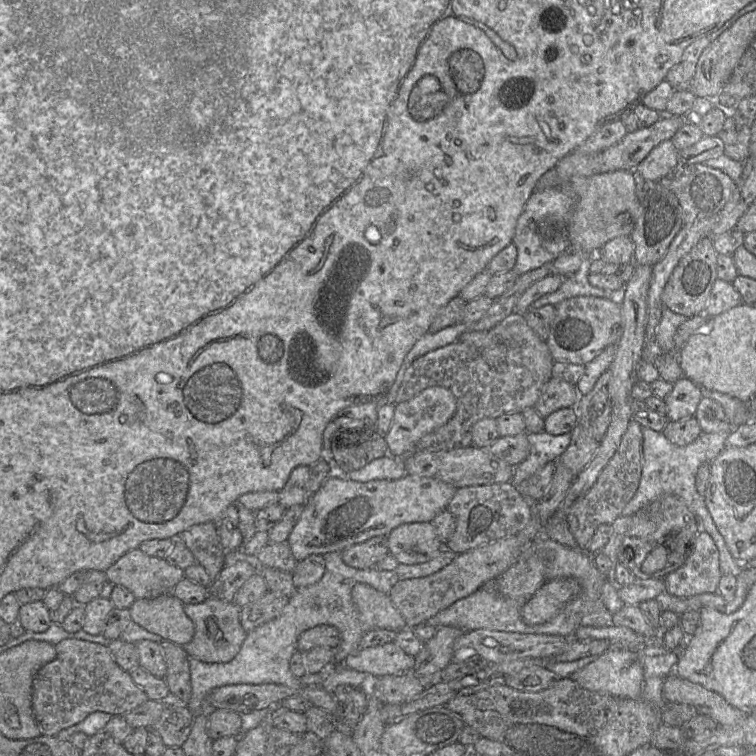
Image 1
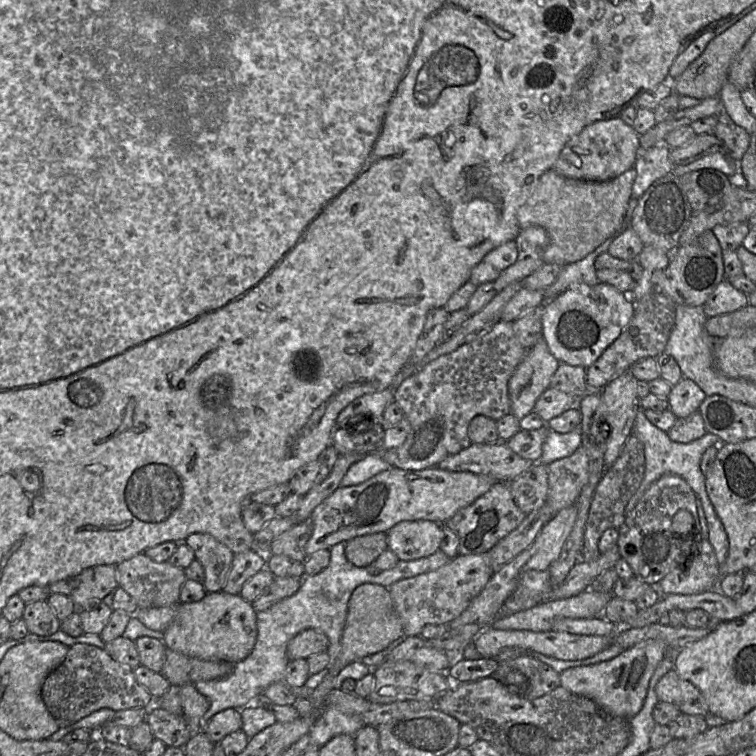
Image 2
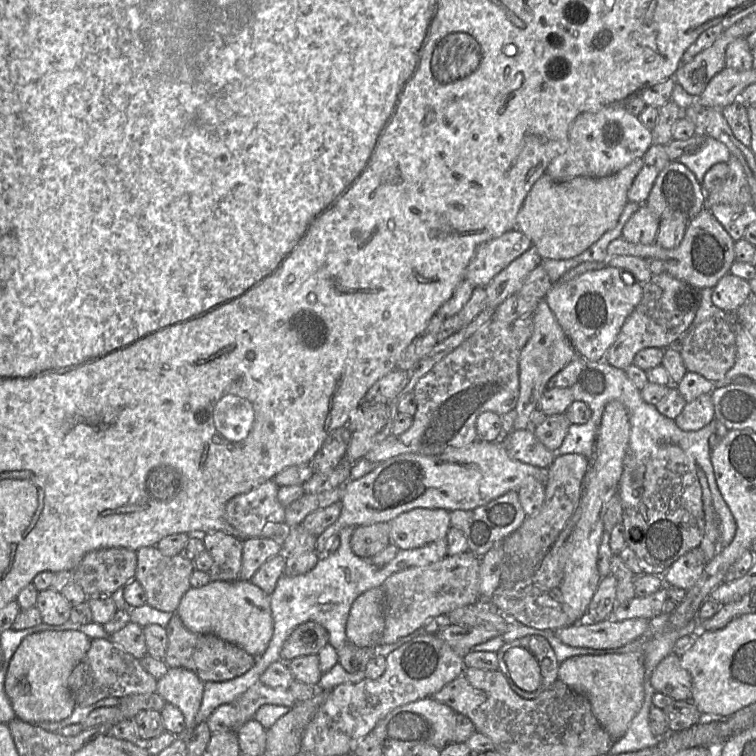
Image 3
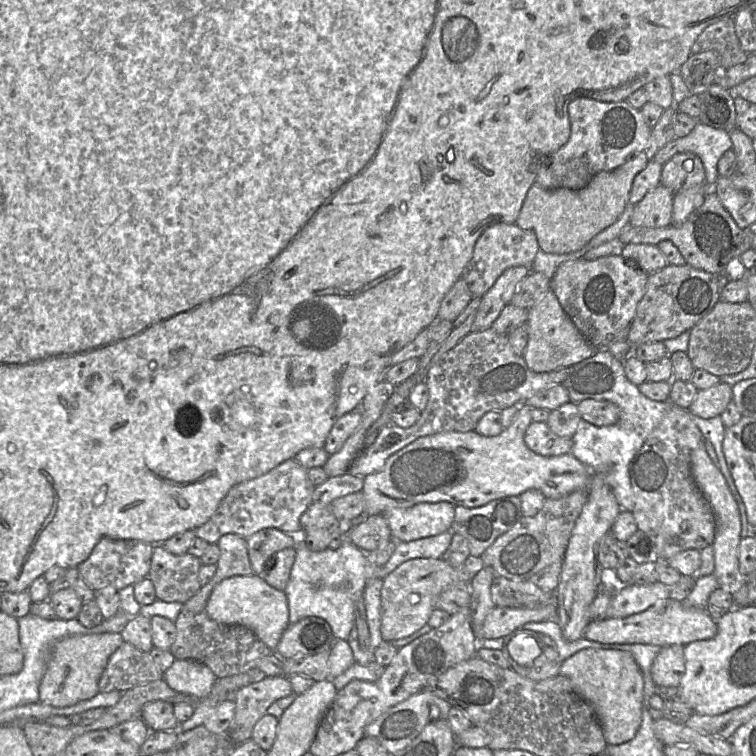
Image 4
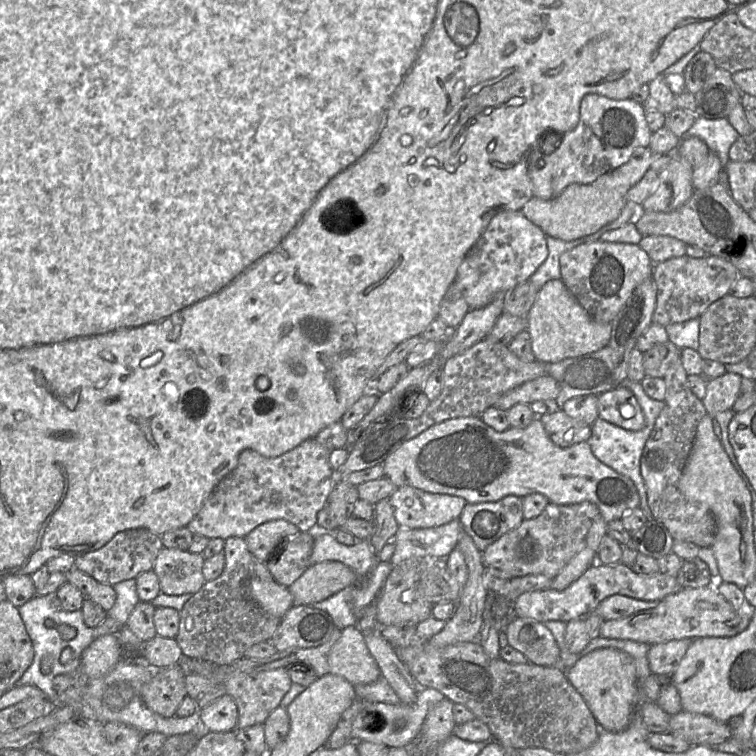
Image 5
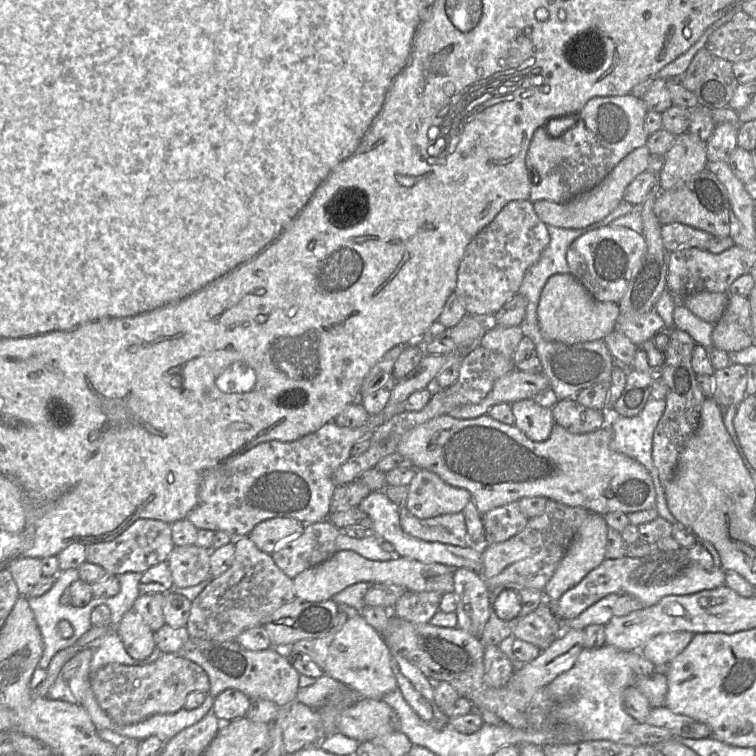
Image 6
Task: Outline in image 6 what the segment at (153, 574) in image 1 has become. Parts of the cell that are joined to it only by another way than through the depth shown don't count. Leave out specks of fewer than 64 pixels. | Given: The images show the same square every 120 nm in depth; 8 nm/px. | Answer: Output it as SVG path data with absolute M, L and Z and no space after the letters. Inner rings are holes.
M195 545L175 546L167 559L173 587L191 587L213 578L210 573L210 551Z

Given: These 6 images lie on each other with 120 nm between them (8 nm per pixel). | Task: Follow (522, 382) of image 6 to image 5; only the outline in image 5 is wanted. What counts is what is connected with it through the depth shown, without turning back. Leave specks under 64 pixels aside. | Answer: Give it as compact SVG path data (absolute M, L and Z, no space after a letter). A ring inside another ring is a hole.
M545 375L527 381L502 395L494 407L507 411L516 404L531 404L535 401L556 399L560 392L558 382Z

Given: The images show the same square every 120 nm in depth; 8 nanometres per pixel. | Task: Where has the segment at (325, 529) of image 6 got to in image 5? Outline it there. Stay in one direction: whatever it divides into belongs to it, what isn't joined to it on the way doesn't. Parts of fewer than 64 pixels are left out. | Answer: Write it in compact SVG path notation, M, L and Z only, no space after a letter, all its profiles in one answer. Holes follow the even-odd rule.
M300 531L282 545L274 559L267 561L274 581L289 587L308 569L314 537L314 532Z

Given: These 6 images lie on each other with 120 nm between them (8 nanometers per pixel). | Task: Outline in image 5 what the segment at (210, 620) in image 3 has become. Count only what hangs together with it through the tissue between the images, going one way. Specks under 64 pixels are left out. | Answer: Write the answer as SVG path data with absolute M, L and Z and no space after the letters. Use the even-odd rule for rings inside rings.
M251 578L244 583L245 596L255 602L267 614L282 619L295 605L288 587L261 578Z

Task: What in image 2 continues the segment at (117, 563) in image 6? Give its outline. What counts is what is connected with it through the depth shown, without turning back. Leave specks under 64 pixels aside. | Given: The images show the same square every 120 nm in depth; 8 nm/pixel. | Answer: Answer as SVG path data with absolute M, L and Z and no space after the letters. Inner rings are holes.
M96 565L74 577L75 588L70 594L78 609L103 600L119 586L116 565Z

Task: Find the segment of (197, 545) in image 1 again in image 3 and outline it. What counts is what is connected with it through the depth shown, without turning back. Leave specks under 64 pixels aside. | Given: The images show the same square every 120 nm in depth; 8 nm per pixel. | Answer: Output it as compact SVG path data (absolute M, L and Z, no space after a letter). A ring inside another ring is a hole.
M222 531L208 532L201 536L205 551L213 559L208 571L210 580L237 580L242 565L243 541Z

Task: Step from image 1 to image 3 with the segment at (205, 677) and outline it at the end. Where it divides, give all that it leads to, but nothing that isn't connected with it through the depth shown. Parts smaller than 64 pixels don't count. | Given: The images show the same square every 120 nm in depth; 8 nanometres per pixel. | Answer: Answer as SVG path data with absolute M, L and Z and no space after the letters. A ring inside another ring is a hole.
M347 526L339 532L340 545L327 558L319 559L309 572L298 576L282 575L270 596L273 617L273 636L265 650L256 660L253 667L245 674L227 681L204 682L202 704L195 717L195 725L207 721L212 712L223 704L235 703L251 686L260 682L260 677L267 667L281 660L281 649L293 630L308 621L322 625L329 634L329 643L339 651L347 643L346 625L351 606L363 592L381 587L392 574L415 566L425 566L439 561L447 555L447 540L436 540L419 548L399 549L395 557L382 568L378 568L370 559L358 557L351 549L350 539L357 526Z

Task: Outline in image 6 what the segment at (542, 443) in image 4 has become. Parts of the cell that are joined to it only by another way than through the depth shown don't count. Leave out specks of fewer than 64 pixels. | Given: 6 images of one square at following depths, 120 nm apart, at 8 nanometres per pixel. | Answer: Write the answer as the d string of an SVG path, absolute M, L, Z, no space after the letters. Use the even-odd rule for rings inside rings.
M574 398L558 401L551 409L554 423L573 434L590 433L604 426L605 409L584 407Z

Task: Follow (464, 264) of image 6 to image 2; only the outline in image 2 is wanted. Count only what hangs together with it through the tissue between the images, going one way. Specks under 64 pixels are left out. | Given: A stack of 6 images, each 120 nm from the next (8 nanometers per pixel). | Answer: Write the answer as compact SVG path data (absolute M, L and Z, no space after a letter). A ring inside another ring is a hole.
M516 240L494 248L472 269L469 281L477 286L494 282L502 271L517 261L518 253Z

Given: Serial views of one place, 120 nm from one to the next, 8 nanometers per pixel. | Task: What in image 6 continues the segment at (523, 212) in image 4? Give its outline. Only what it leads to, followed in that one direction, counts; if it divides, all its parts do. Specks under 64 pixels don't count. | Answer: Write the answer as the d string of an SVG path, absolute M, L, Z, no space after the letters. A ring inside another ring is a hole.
M646 145L633 150L594 188L581 193L565 203L555 203L549 200L533 202L535 213L546 225L560 228L585 228L603 220L624 200L624 192L634 178L648 169L650 154L651 152Z

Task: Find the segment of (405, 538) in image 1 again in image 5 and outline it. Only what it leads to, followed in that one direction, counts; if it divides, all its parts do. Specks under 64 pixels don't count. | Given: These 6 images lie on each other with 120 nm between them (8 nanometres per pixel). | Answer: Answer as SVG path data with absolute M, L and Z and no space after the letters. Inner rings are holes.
M403 486L388 497L399 527L431 528L458 519L466 500L459 496L430 493Z

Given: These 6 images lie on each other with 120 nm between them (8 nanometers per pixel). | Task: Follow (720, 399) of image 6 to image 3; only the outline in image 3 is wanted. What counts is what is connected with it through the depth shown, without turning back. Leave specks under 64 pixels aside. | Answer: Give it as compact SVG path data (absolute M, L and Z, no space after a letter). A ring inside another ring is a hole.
M704 394L688 402L674 420L680 429L696 431L708 425L715 419L714 417L714 405L711 395Z

